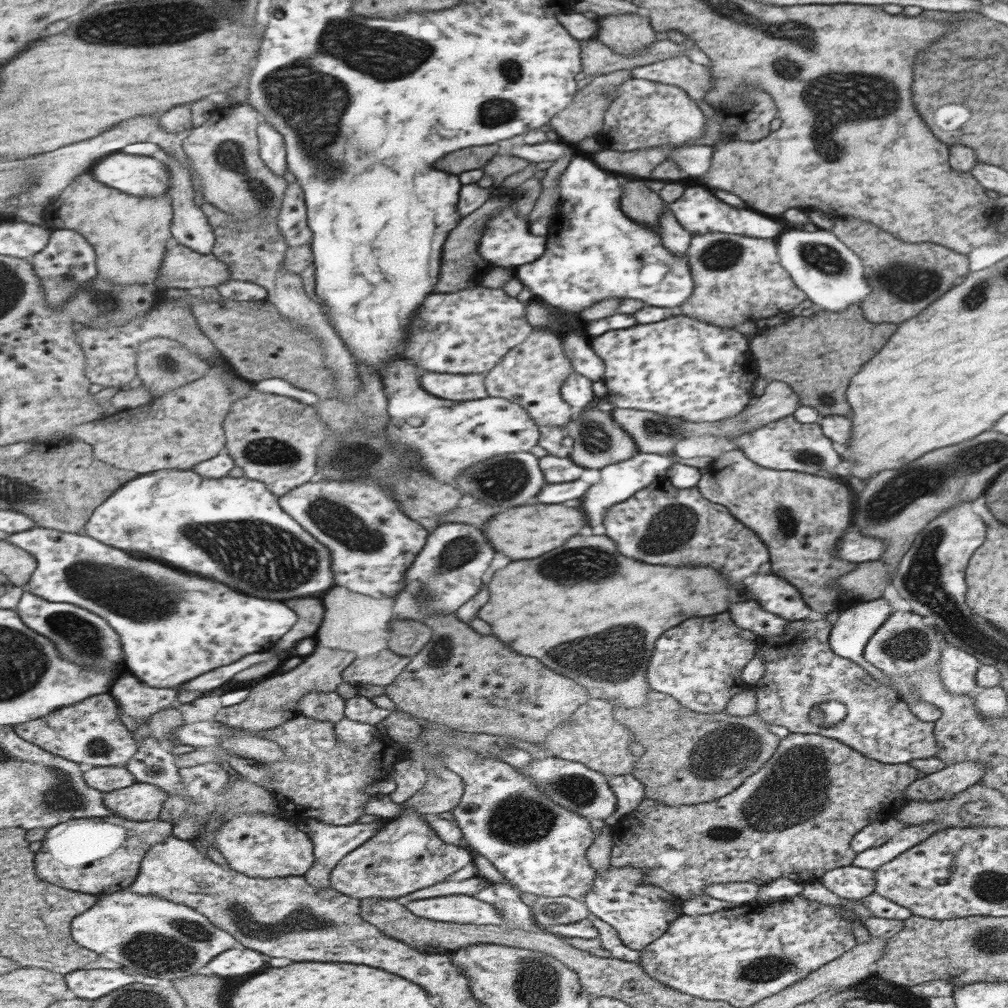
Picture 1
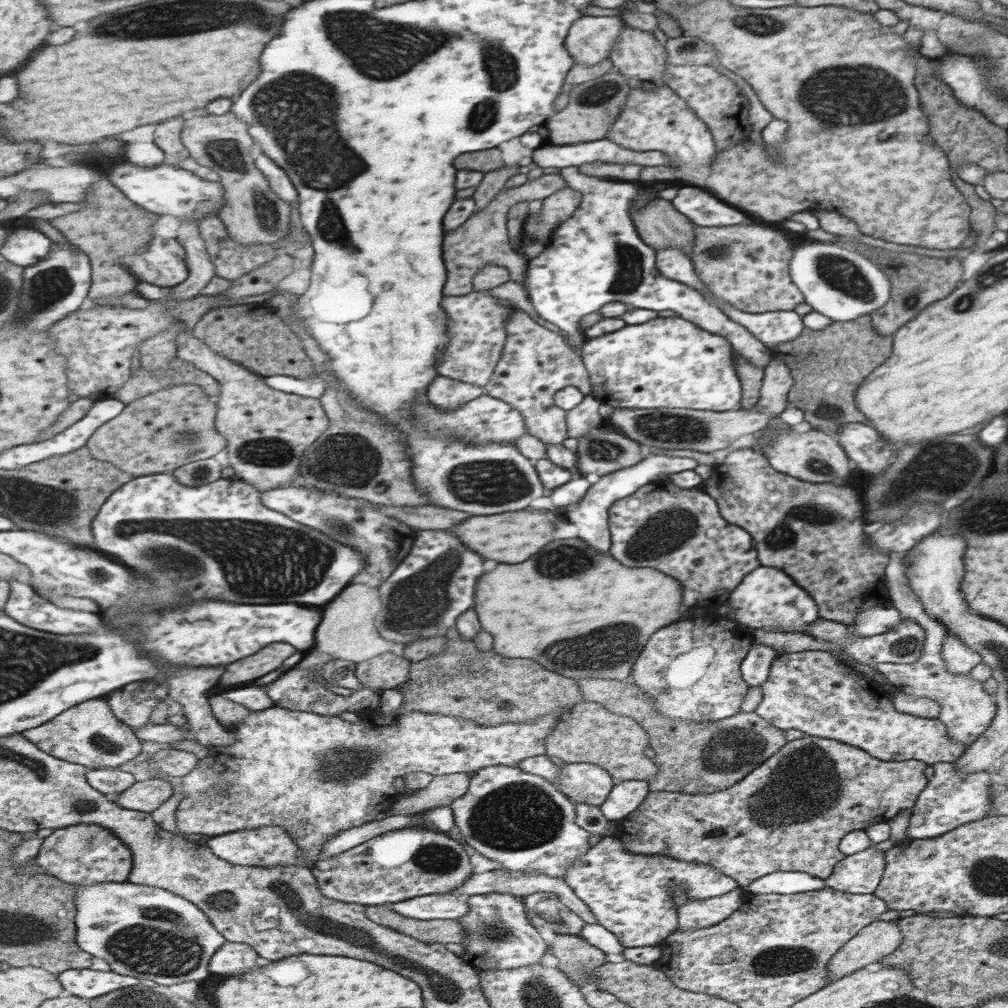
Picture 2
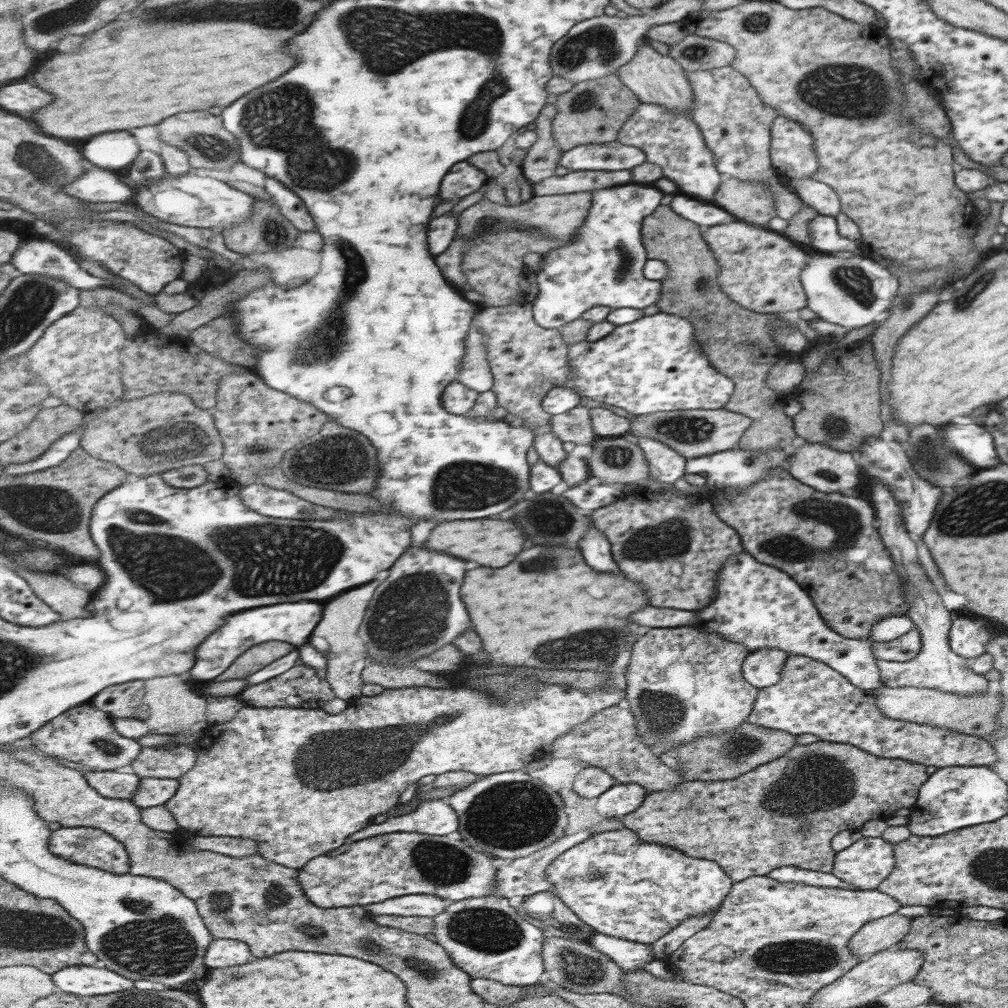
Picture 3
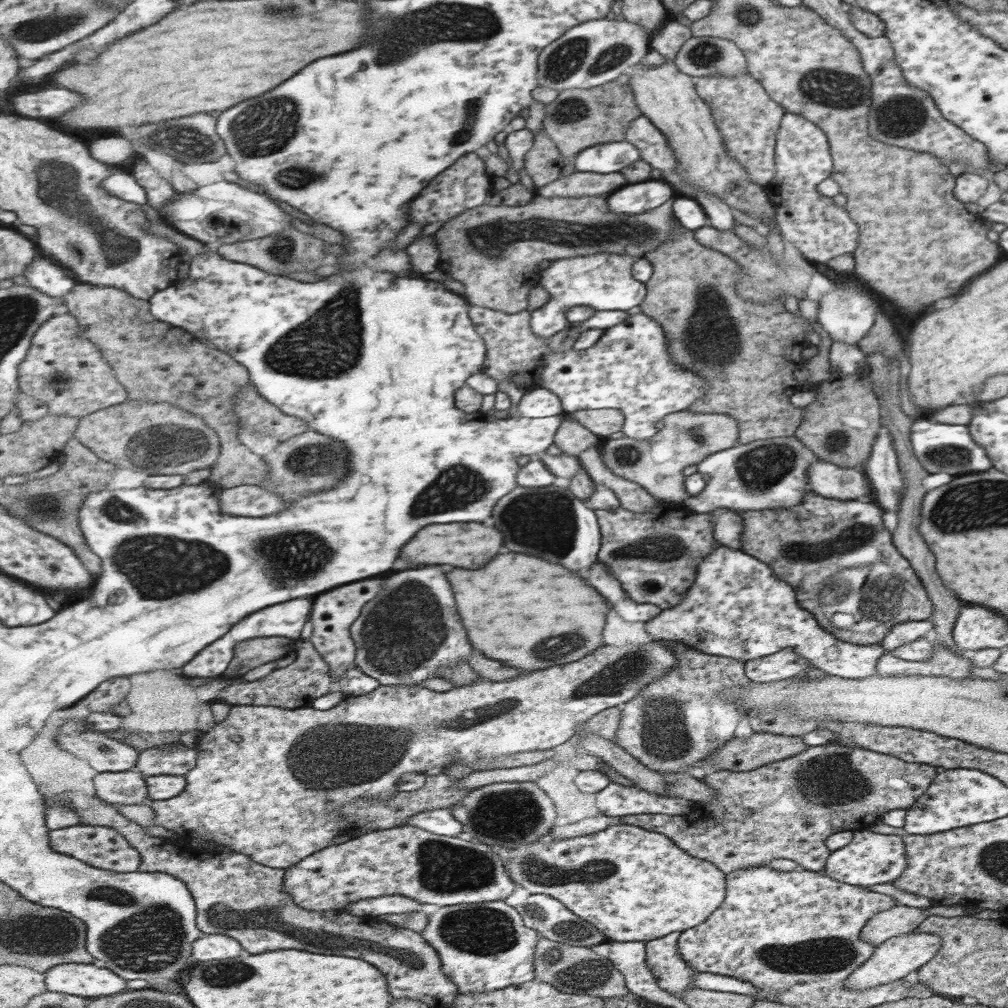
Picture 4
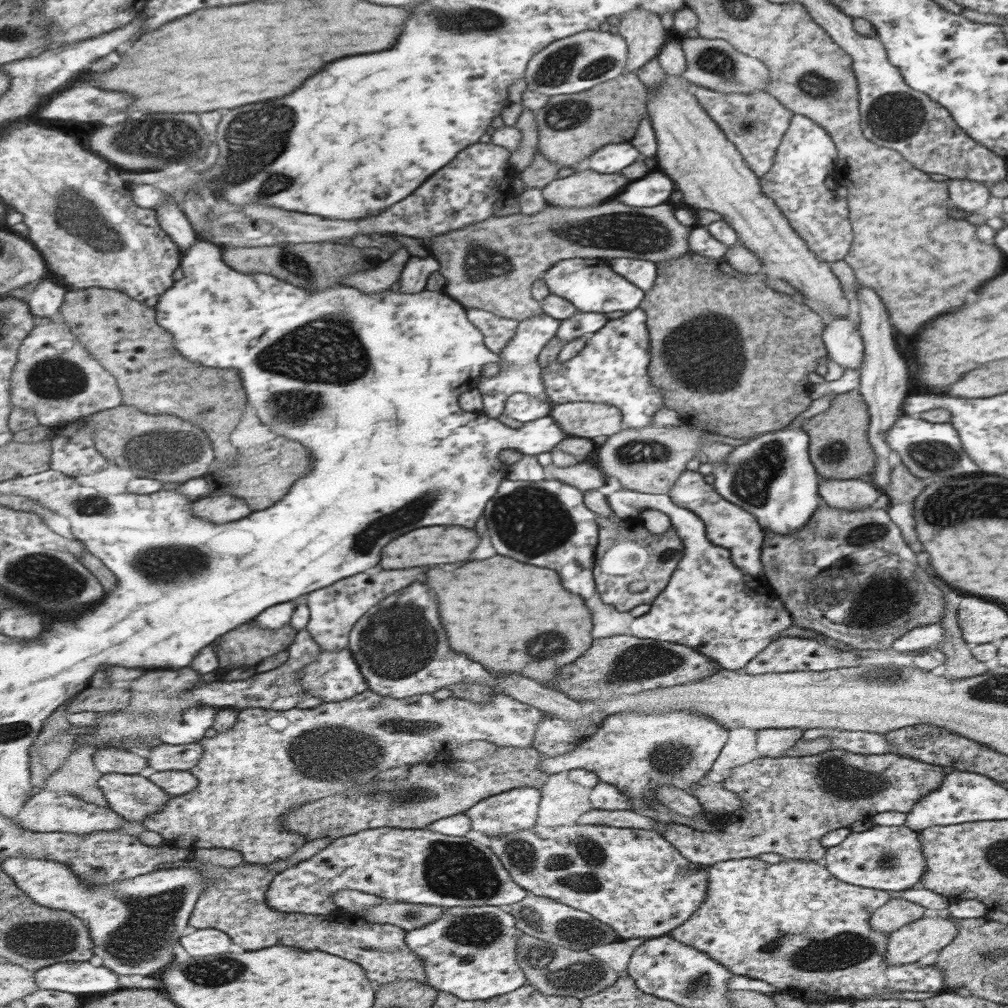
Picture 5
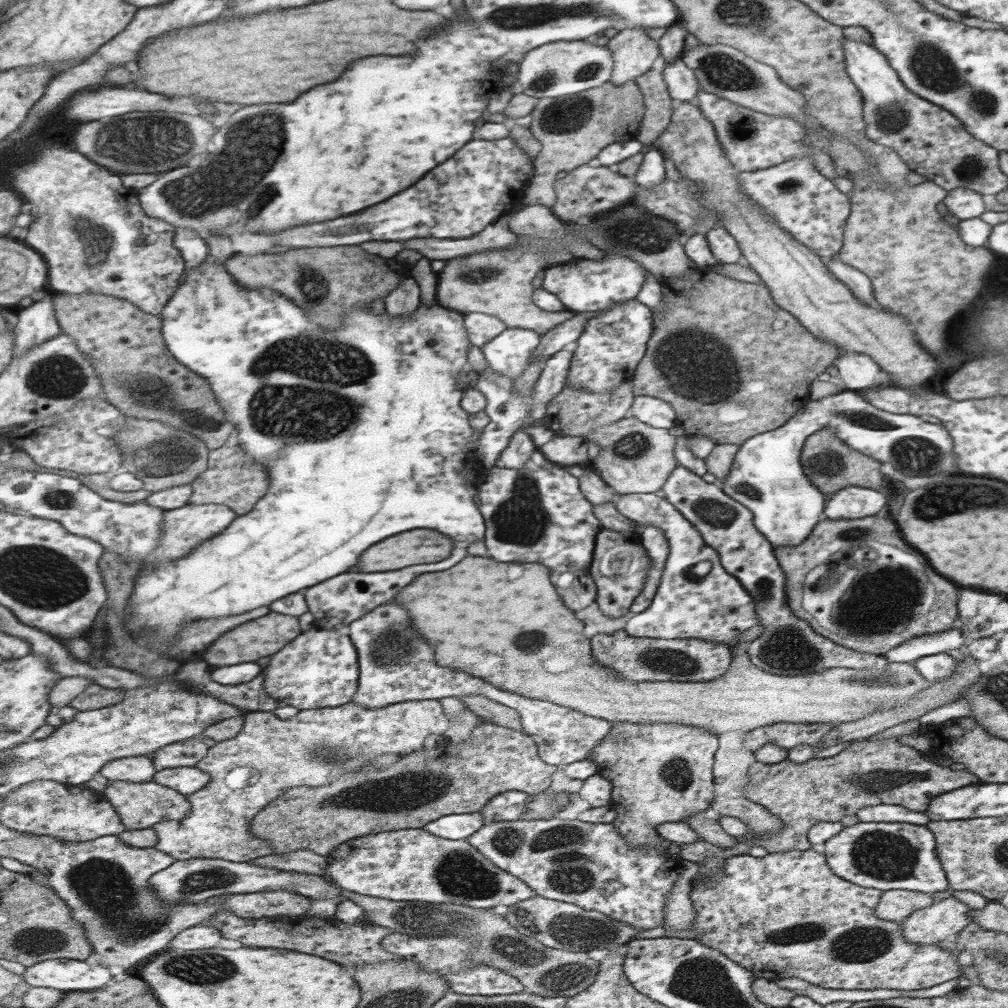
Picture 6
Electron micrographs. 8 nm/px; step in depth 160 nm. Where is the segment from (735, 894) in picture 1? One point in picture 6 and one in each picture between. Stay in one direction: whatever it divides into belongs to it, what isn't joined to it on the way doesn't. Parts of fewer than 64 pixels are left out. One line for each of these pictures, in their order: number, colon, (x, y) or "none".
2: (636, 898)
3: (620, 886)
4: (631, 884)
5: (635, 881)
6: (590, 865)

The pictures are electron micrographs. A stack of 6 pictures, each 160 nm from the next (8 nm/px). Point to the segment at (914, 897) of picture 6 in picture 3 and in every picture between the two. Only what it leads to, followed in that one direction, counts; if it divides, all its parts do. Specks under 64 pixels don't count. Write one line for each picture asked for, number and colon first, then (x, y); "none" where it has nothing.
3: (885, 932)
4: (899, 919)
5: (895, 912)

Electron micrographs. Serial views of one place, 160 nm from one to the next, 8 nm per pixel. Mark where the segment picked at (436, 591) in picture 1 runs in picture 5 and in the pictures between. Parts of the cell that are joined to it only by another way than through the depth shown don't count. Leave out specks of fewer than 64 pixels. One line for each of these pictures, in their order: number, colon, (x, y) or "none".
2: (416, 605)
3: (403, 624)
4: (412, 630)
5: (399, 659)

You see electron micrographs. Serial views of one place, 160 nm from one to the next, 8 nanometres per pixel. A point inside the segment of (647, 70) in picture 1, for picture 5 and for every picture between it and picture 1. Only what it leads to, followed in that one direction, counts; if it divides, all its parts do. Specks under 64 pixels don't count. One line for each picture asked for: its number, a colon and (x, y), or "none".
2: (712, 96)
3: (736, 125)
4: (748, 119)
5: (755, 123)

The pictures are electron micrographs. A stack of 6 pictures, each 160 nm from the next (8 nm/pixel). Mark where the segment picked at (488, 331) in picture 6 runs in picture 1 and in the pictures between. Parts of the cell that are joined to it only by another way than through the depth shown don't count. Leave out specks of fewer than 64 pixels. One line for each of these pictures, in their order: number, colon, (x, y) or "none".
1: (532, 374)
2: (537, 362)
3: (528, 361)
4: (514, 352)
5: (498, 331)

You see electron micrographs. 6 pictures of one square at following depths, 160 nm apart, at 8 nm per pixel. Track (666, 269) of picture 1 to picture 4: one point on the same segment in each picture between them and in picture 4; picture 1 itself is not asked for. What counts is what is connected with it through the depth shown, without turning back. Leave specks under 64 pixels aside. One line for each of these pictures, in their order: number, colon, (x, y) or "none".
2: (595, 257)
3: (602, 266)
4: (604, 281)

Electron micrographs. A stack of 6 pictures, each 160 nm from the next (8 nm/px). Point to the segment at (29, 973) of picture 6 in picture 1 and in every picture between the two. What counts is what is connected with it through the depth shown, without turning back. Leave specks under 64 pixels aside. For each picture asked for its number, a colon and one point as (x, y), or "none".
1: (91, 984)
2: (85, 983)
3: (83, 981)
4: (86, 980)
5: (79, 978)

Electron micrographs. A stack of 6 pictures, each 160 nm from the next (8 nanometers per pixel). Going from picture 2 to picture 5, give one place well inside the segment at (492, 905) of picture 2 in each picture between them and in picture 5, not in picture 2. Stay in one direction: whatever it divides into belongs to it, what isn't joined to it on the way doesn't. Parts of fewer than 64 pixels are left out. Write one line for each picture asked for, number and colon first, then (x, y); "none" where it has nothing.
3: (487, 937)
4: (485, 946)
5: (472, 952)

